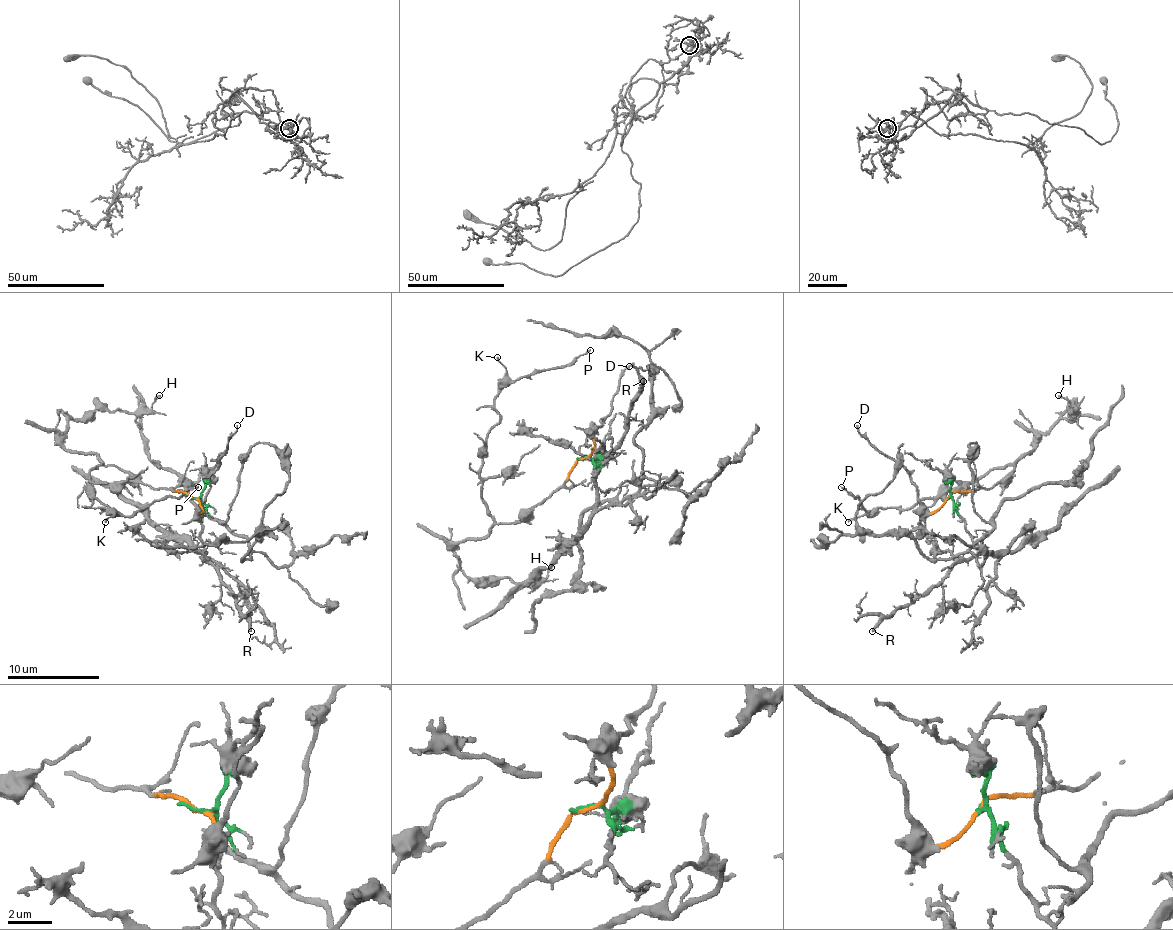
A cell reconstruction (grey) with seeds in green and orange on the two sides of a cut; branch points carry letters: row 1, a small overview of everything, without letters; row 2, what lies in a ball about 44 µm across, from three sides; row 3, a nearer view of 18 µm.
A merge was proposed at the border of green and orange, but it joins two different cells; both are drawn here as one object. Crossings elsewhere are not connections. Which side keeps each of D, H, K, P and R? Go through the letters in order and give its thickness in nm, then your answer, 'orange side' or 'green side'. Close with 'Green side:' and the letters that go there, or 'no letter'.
D: calibre 110 nm; orange side
H: calibre 130 nm; orange side
K: calibre 120 nm; orange side
P: calibre 130 nm; orange side
R: calibre 260 nm; green side
Green side: R

